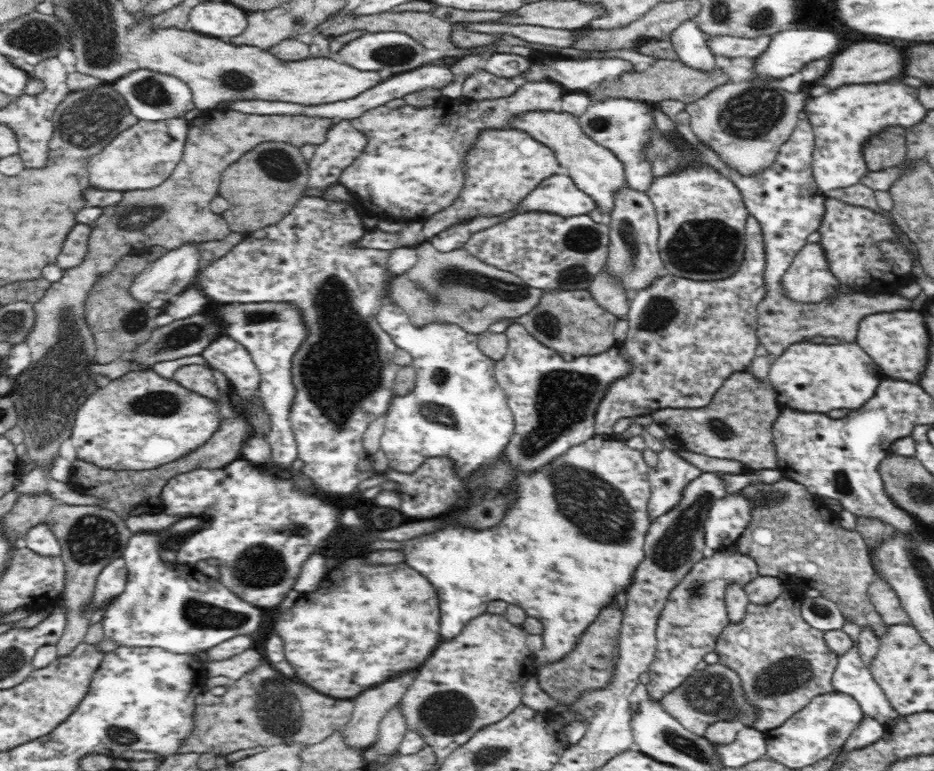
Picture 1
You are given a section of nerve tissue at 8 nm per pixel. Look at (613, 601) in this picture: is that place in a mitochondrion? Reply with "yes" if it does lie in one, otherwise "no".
no

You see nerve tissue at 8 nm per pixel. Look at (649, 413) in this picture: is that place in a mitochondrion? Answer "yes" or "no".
no

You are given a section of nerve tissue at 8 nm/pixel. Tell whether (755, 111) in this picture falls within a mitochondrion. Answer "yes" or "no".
yes

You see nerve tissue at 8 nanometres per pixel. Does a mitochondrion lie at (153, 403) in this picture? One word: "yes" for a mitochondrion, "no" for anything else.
yes

